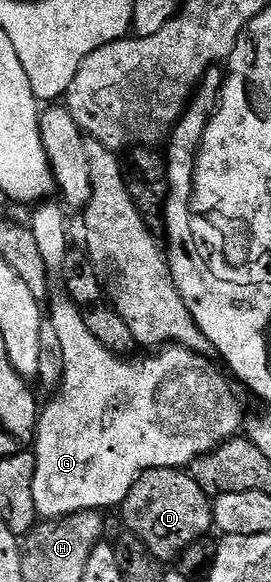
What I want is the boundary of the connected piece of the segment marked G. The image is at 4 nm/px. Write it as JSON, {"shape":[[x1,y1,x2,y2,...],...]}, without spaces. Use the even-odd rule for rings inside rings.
{"shape":[[69,300,56,303,54,311,51,314,49,311,48,314,49,322,54,325,56,332,60,335,60,349,64,352,64,376,56,390,58,395,47,406,45,403,41,407,38,416,38,429,32,443,32,453,36,460,36,476,32,480,32,498,36,500,36,512,39,519,42,520,63,518,81,510,102,512,105,511,105,506,121,507,123,500,132,488,132,484,136,484,136,480,141,474,156,468,189,467,197,458,211,454,221,442,235,437,241,431,238,429,242,426,242,402,238,399,237,392,234,391,235,383,231,381,227,371,217,361,214,361,215,363,209,362,211,359,207,355,197,354,195,350,173,344,151,353,154,354,151,358,134,356,127,360,125,357,113,354,108,348,104,348,104,344,100,344,100,340,96,340,96,336,92,336,92,332,88,332,88,324,84,324,82,315,83,311]]}

